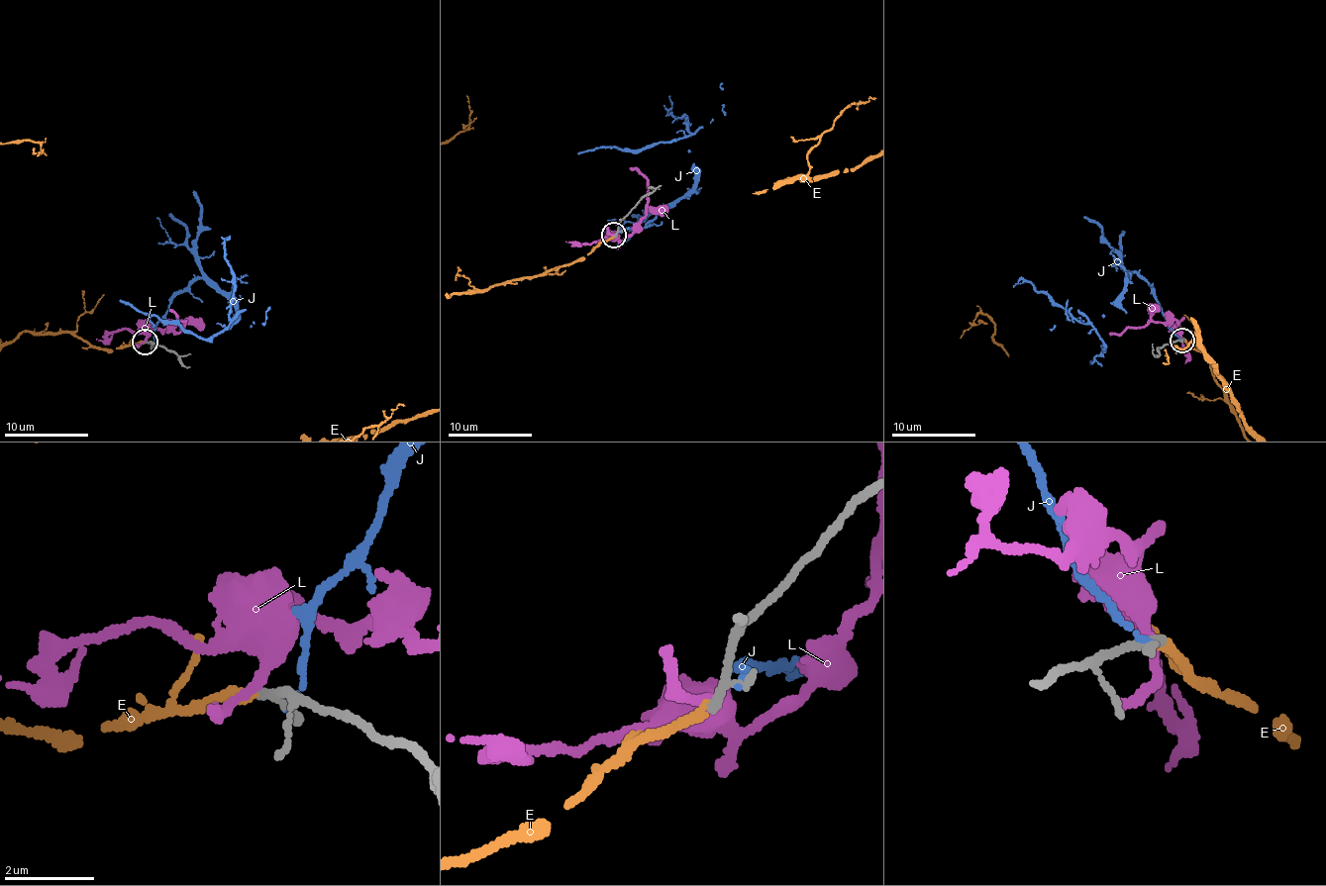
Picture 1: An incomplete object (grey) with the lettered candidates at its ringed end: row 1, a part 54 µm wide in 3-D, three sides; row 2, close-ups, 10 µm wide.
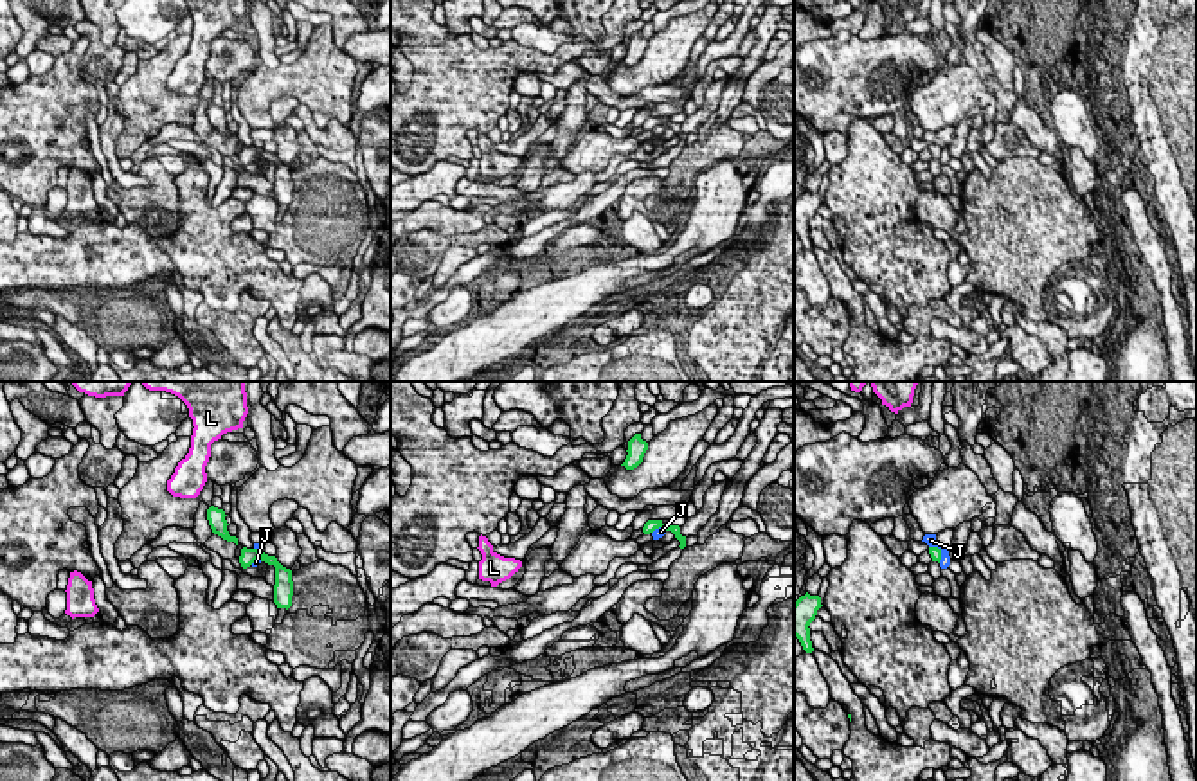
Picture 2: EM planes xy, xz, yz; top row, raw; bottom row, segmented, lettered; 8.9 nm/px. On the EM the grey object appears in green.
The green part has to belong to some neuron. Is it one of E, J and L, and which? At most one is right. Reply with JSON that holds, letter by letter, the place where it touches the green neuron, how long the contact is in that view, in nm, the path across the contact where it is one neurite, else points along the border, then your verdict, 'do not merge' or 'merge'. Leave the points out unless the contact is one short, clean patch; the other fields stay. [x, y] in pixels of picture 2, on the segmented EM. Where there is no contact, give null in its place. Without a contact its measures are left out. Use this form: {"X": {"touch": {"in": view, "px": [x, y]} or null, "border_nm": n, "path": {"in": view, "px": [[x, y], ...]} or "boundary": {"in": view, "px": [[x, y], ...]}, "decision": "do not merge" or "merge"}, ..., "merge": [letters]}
{"E": {"touch": null, "decision": "merge"}, "J": {"touch": {"in": "yz", "px": [940, 551]}, "border_nm": 190, "boundary": {"in": "yz", "px": [[929, 546], [940, 551], [940, 562]]}, "decision": "do not merge"}, "L": {"touch": null, "decision": "do not merge"}, "merge": ["E"]}

